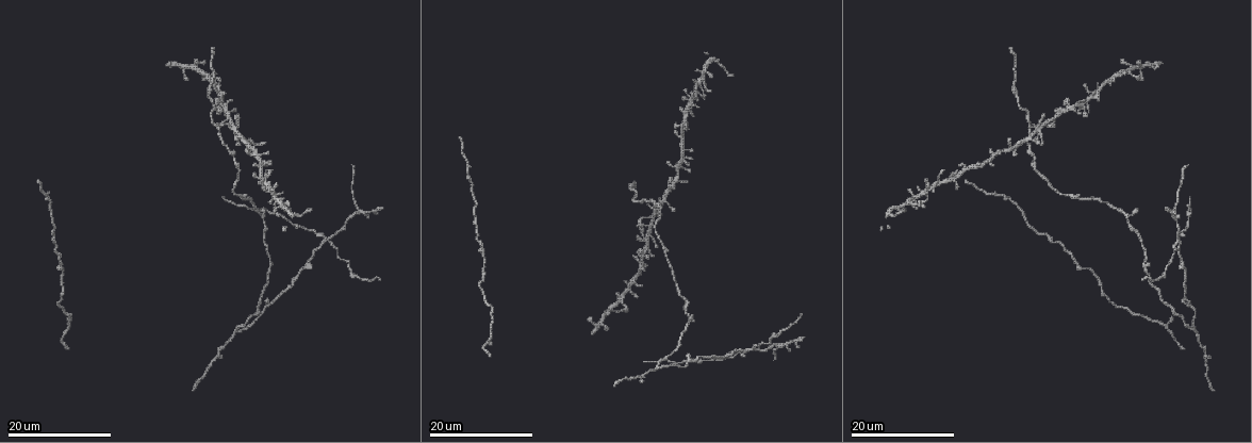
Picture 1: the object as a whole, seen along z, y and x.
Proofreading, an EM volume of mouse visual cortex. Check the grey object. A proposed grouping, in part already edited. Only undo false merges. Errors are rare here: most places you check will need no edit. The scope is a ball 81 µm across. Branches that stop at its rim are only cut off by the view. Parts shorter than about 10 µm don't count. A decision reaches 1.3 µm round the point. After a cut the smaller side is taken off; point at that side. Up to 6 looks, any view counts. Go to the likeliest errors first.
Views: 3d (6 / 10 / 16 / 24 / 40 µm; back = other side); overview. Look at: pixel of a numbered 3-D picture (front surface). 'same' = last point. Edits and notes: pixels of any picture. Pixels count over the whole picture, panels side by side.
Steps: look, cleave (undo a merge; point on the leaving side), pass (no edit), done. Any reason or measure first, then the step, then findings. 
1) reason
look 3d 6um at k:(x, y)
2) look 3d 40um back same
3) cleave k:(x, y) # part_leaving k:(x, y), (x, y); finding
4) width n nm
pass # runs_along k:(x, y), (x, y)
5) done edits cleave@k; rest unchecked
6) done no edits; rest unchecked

four-way junction
look 3d 24um at 1:(748, 347)

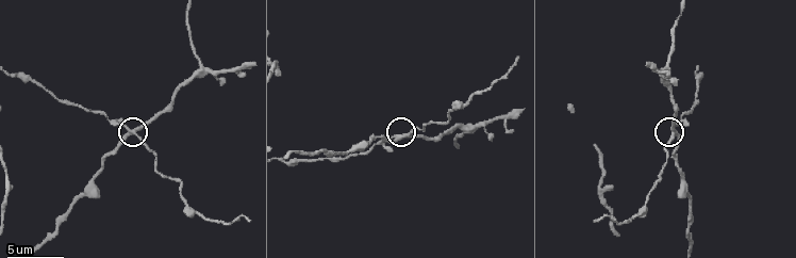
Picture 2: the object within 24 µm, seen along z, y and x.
look 3d 6um at 2:(672, 132)

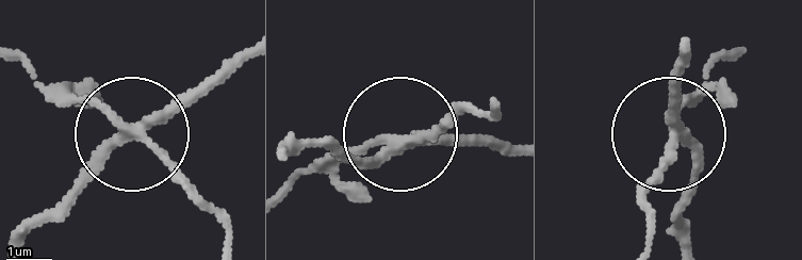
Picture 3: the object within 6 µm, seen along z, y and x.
look 3d 6um back at 3:(136, 131)

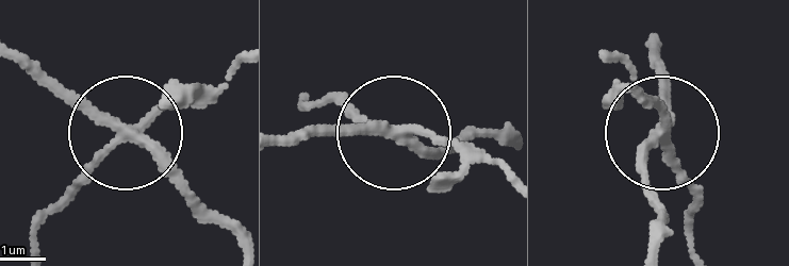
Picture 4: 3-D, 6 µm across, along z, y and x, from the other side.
arms 4
cleave 4:(176, 107) # part_leaving 4:(131, 128), (208, 101), (242, 70); a second neuron is stuck on

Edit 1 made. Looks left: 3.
look overview

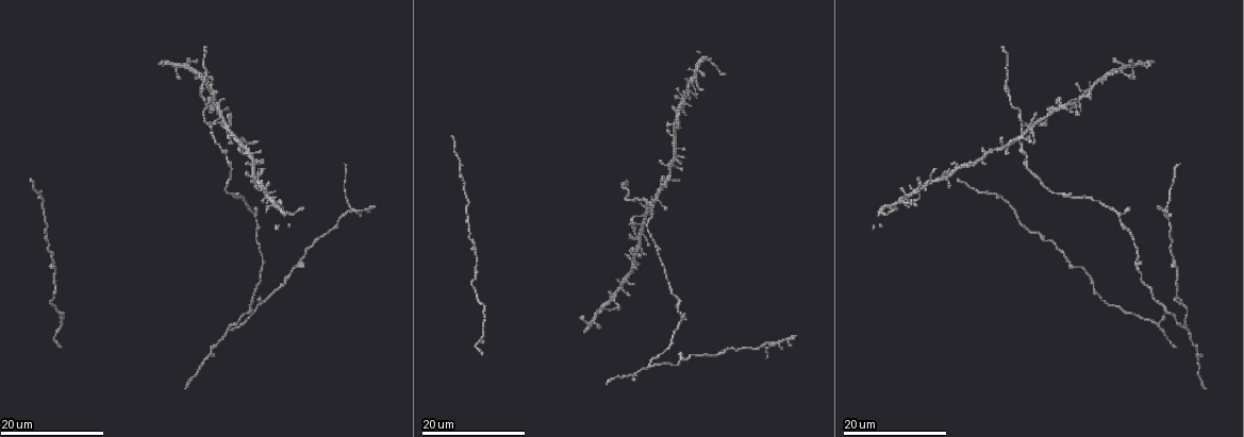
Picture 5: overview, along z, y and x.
a fork
look 3d 16um at 5:(211, 127)

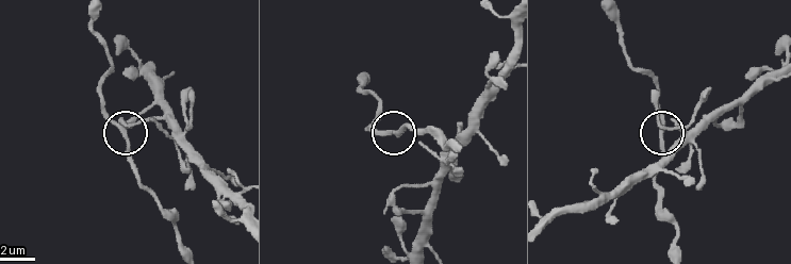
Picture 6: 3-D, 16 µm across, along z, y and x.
look 3d 10um at 6:(660, 131)

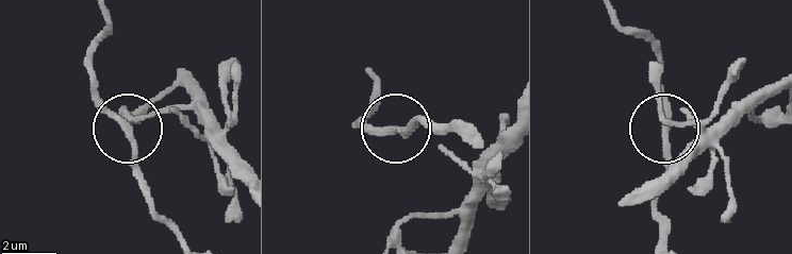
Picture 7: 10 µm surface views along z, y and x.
pass # runs_along 7:(184, 241), (152, 200), (130, 132), (88, 72); continuous, no second neuron

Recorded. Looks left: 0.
done edits cleave@4; rest unchecked

